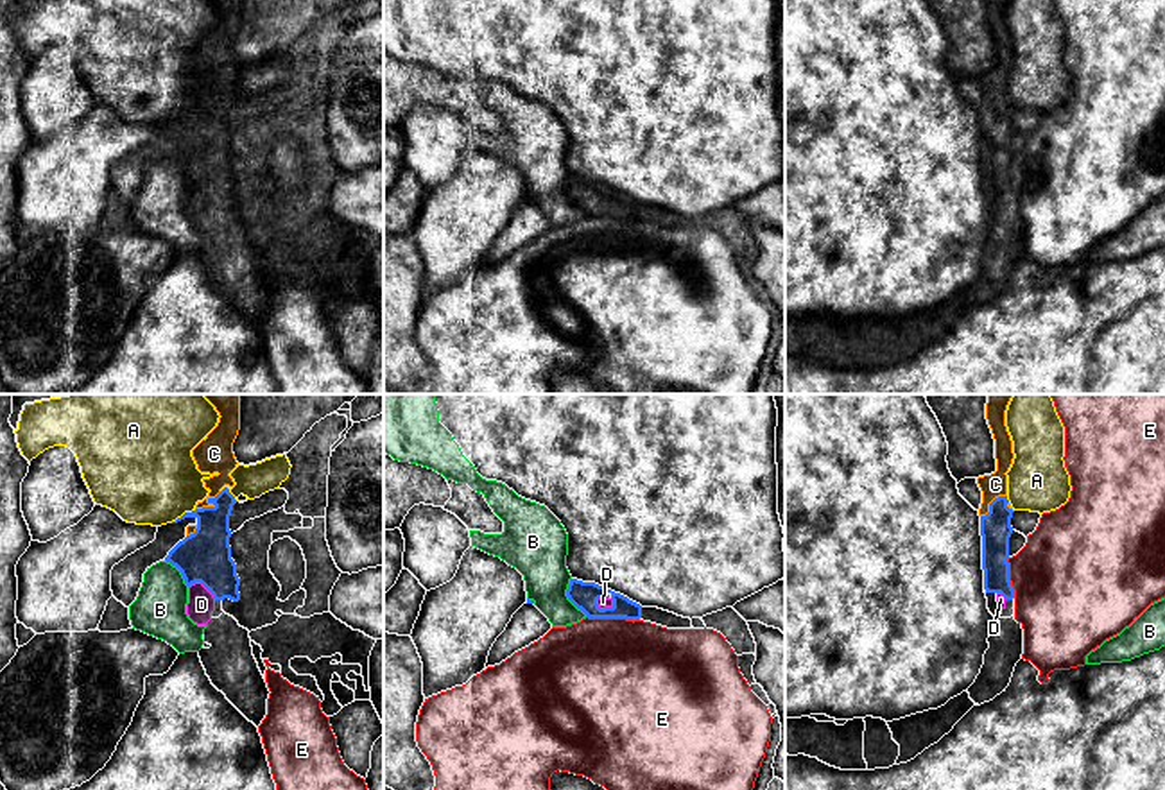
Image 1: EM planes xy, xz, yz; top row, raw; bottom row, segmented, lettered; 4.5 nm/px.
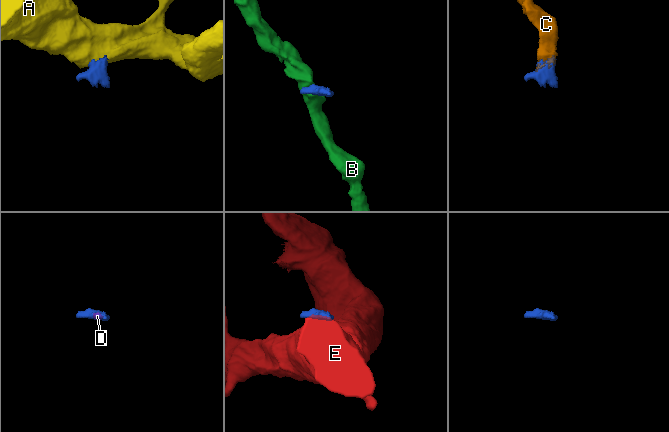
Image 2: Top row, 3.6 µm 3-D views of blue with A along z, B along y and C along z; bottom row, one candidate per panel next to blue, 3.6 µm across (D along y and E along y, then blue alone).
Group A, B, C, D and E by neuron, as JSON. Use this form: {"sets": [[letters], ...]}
{"sets": [["A"], ["B"], ["C", "D"], ["E"]]}

